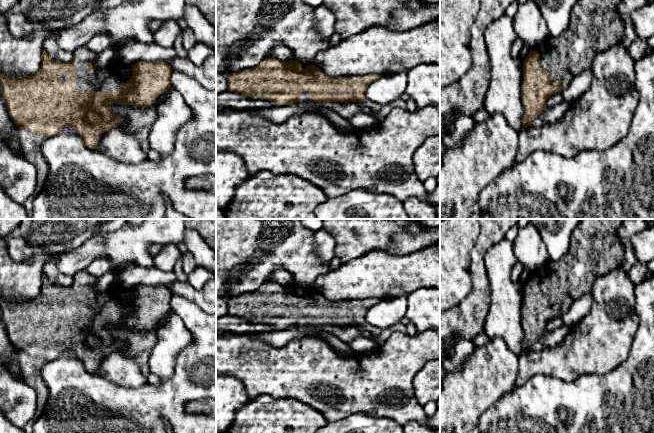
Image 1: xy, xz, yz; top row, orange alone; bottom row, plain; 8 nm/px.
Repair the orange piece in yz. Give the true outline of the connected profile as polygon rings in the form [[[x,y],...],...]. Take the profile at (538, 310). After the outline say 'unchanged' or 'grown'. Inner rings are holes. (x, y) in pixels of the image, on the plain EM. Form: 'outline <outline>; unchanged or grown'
outline [[[549,261],[544,266],[531,272],[523,285],[521,308],[524,339],[523,351],[531,350],[532,345],[546,332],[547,323],[554,317],[561,316],[574,302],[569,292],[568,270],[562,261]]]; grown

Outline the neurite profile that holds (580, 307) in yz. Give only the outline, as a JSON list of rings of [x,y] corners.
[[[585,294],[574,300],[572,305],[561,314],[563,324],[567,327],[579,322],[589,311],[591,307],[591,294]]]

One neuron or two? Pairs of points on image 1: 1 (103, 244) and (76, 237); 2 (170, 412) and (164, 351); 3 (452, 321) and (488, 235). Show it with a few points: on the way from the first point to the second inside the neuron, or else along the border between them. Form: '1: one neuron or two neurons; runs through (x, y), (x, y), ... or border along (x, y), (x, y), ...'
1: two neurons; border along (90, 237), (78, 246), (66, 251)
2: two neurons; border along (176, 355), (173, 372), (160, 380)
3: one neuron; runs through (473, 300), (478, 295), (478, 256)

